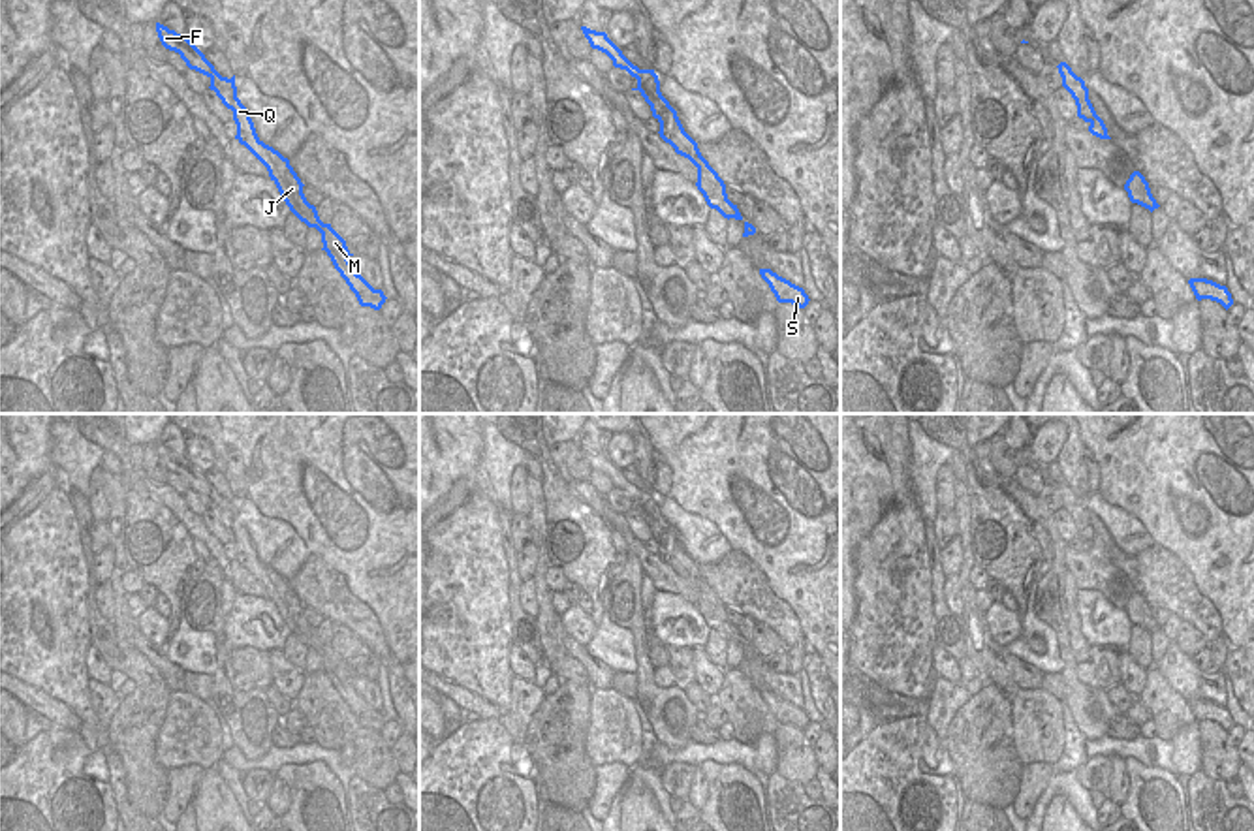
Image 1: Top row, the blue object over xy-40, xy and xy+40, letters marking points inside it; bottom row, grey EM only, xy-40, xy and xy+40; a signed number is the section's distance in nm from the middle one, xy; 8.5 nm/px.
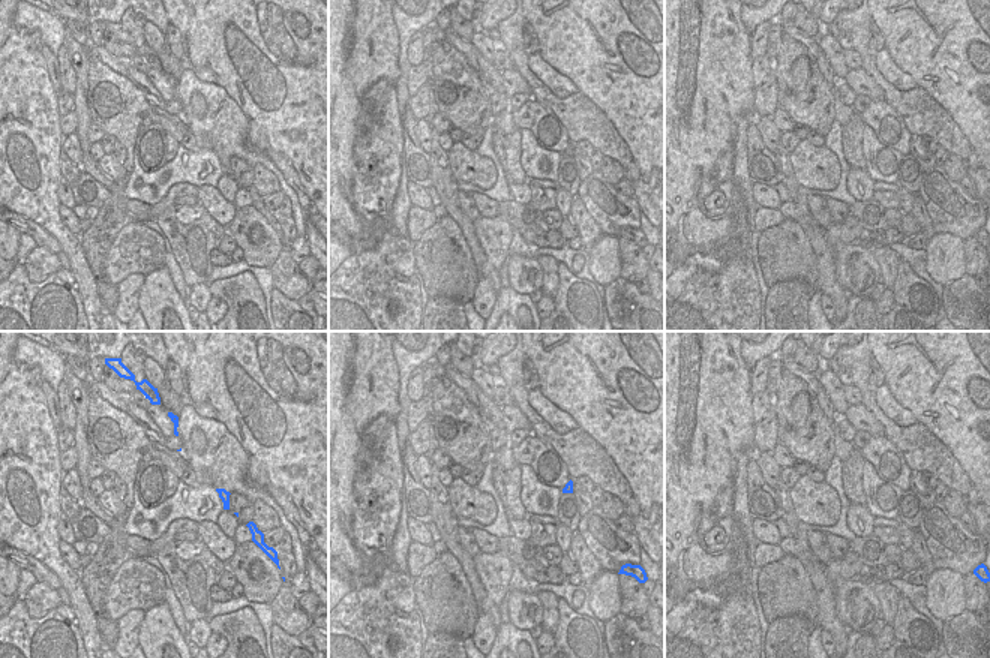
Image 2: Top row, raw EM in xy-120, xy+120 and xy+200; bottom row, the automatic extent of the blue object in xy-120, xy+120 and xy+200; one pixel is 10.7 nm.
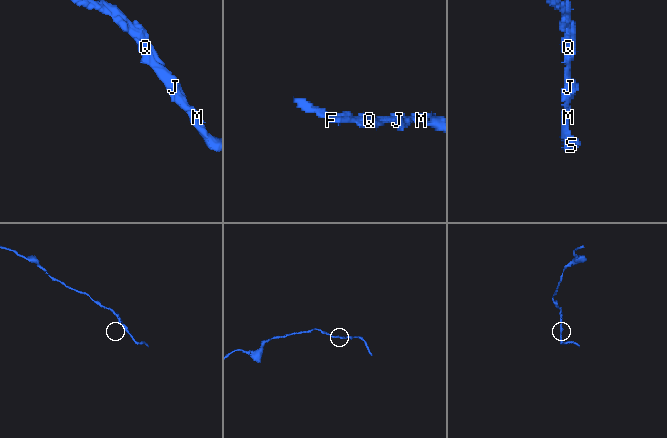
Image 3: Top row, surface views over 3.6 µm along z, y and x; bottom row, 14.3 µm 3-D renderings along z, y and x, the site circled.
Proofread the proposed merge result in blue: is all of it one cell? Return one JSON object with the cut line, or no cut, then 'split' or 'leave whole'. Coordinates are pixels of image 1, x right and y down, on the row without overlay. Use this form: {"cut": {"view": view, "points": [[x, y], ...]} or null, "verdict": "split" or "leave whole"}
{"cut": null, "verdict": "leave whole"}

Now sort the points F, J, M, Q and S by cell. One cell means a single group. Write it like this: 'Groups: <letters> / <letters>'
Groups: F J M Q S.

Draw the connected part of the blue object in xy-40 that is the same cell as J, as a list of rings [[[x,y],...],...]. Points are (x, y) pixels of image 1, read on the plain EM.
[[[156,444],[156,453],[165,470],[179,474],[190,491],[196,491],[211,500],[209,510],[216,513],[227,530],[233,532],[233,541],[237,545],[235,560],[267,588],[271,602],[276,605],[290,632],[308,649],[316,649],[321,654],[321,671],[327,673],[335,690],[355,714],[359,726],[380,731],[387,720],[384,713],[374,711],[353,690],[348,681],[353,675],[348,671],[346,662],[331,649],[331,645],[323,645],[316,628],[306,622],[303,615],[305,605],[290,587],[290,581],[258,558],[248,530],[237,519],[235,496],[231,500],[222,498],[205,476],[186,459],[186,455],[177,455],[160,444]]]

